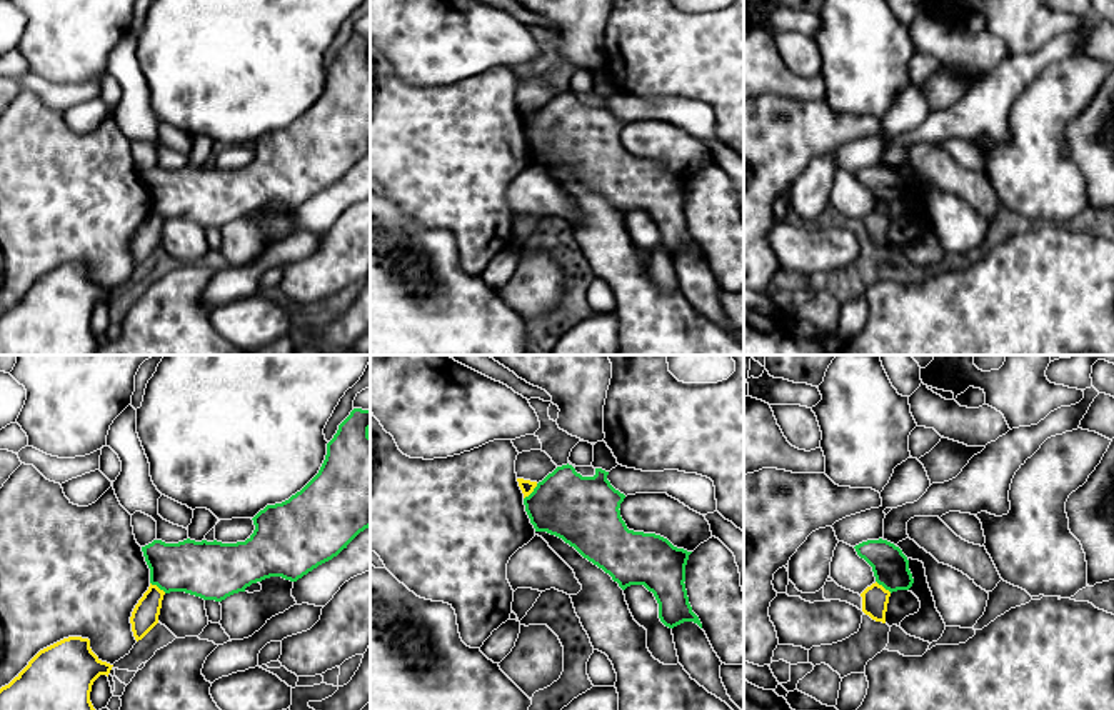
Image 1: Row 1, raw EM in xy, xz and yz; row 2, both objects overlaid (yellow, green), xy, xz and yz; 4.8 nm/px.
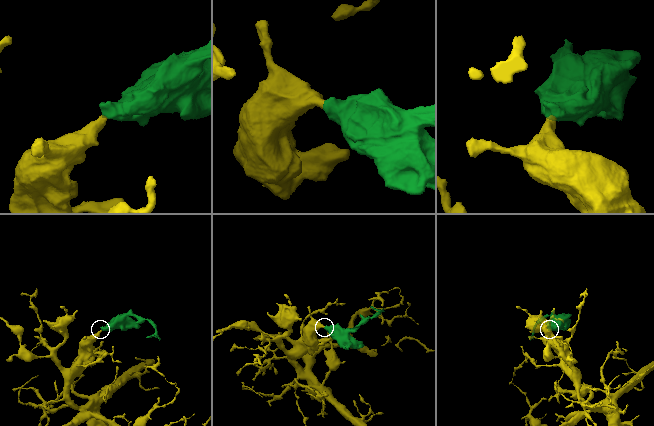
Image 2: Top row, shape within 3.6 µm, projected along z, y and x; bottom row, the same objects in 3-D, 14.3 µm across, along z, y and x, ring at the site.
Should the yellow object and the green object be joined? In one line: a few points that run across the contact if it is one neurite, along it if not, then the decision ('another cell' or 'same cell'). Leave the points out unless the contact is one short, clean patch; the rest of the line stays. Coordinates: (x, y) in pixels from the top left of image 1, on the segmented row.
xz (537, 484), (524, 499) | another cell

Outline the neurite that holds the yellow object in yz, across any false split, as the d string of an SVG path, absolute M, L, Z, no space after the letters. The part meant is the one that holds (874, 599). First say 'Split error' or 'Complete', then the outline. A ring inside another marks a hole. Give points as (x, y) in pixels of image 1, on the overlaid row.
Complete. M877 582L867 587L862 593L862 612L876 622L886 623L886 612L891 592Z

